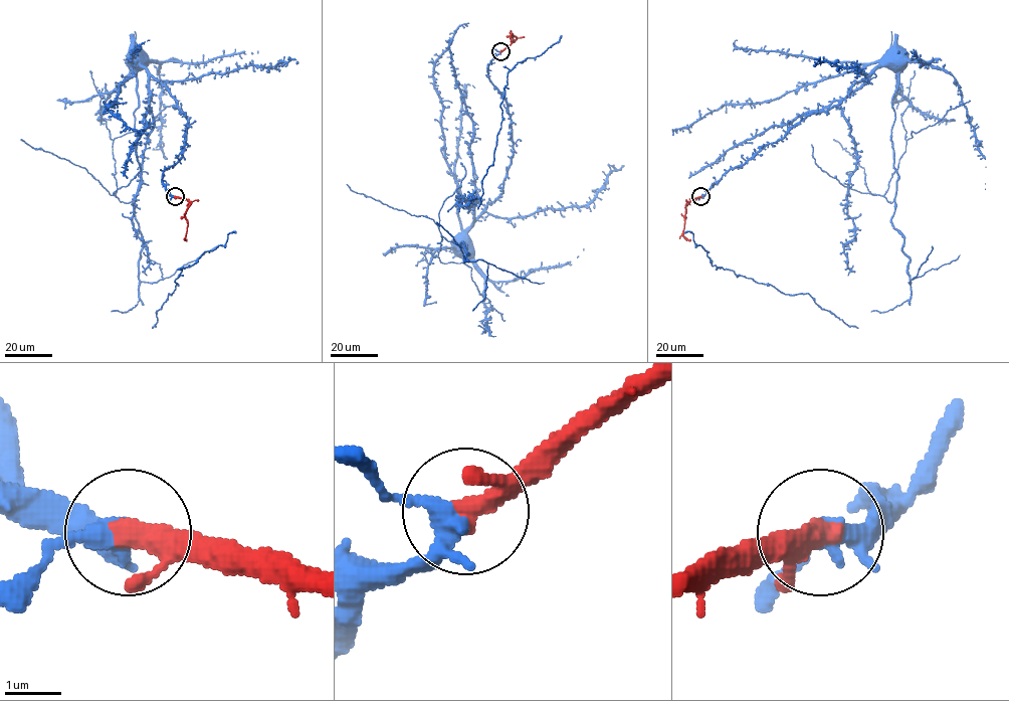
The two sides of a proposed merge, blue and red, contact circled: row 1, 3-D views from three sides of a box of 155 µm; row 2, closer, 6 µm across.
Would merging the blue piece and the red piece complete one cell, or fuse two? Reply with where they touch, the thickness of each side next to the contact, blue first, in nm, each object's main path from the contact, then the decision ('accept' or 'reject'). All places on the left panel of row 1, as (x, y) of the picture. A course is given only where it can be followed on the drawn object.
at (175, 196); 280 nm thick on the blue side, 320 nm on the other; blue runs (175, 196), (165, 188), (162, 176), (181, 156), (187, 118), (170, 93), (133, 61); red runs (175, 196), (185, 198), (190, 203), (185, 214), (187, 239); accept

